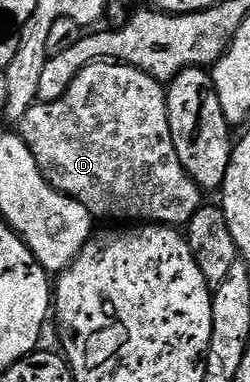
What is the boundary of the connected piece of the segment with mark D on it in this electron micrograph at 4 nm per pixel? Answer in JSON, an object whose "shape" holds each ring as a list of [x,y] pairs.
{"shape":[[[93,59],[85,64],[89,65],[83,66],[74,75],[73,82],[66,87],[62,97],[57,97],[54,101],[38,100],[20,119],[19,135],[27,143],[31,155],[35,155],[35,161],[39,163],[41,173],[49,180],[53,189],[57,189],[63,195],[83,203],[83,207],[87,207],[87,211],[94,219],[106,217],[109,221],[129,221],[125,223],[148,223],[170,227],[188,226],[189,220],[201,210],[203,190],[201,186],[191,180],[187,171],[179,163],[179,155],[175,151],[175,143],[171,139],[171,123],[167,119],[166,86],[162,82],[156,81],[150,73],[144,73],[142,69],[136,69],[135,66],[120,61]]]}

